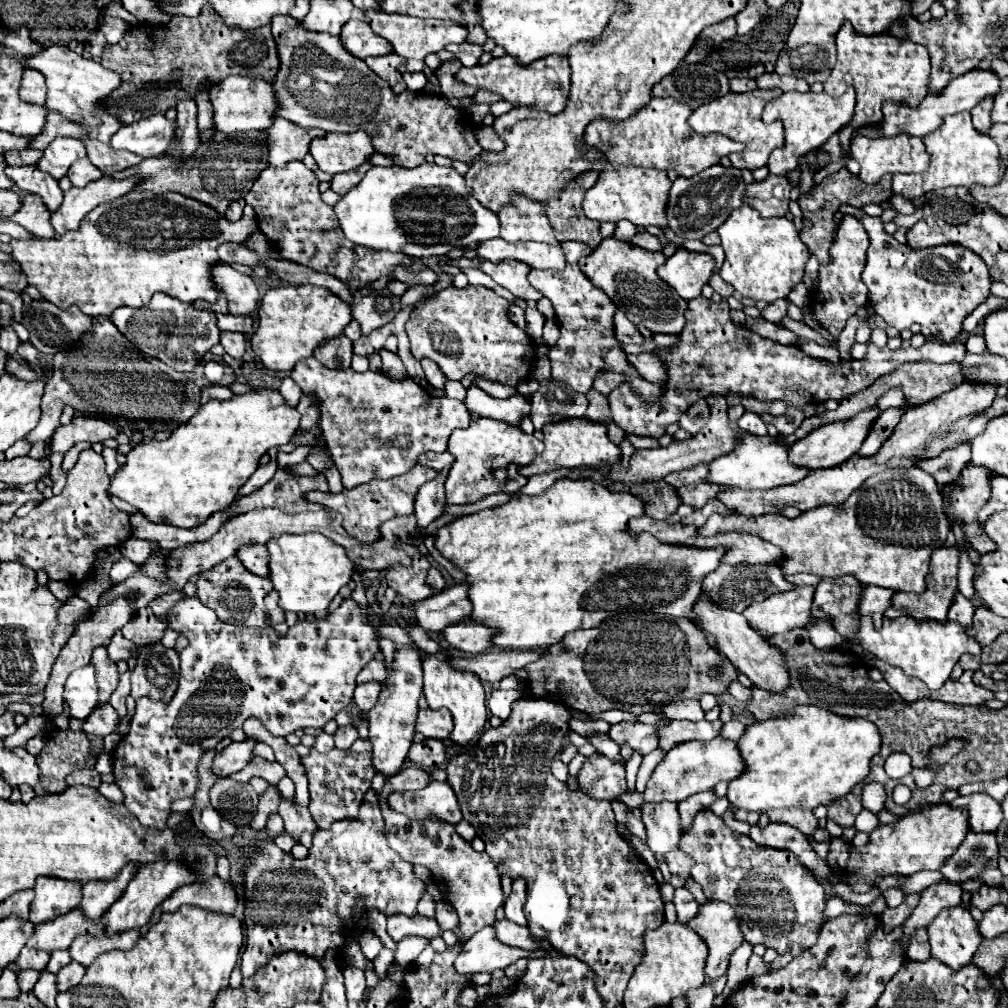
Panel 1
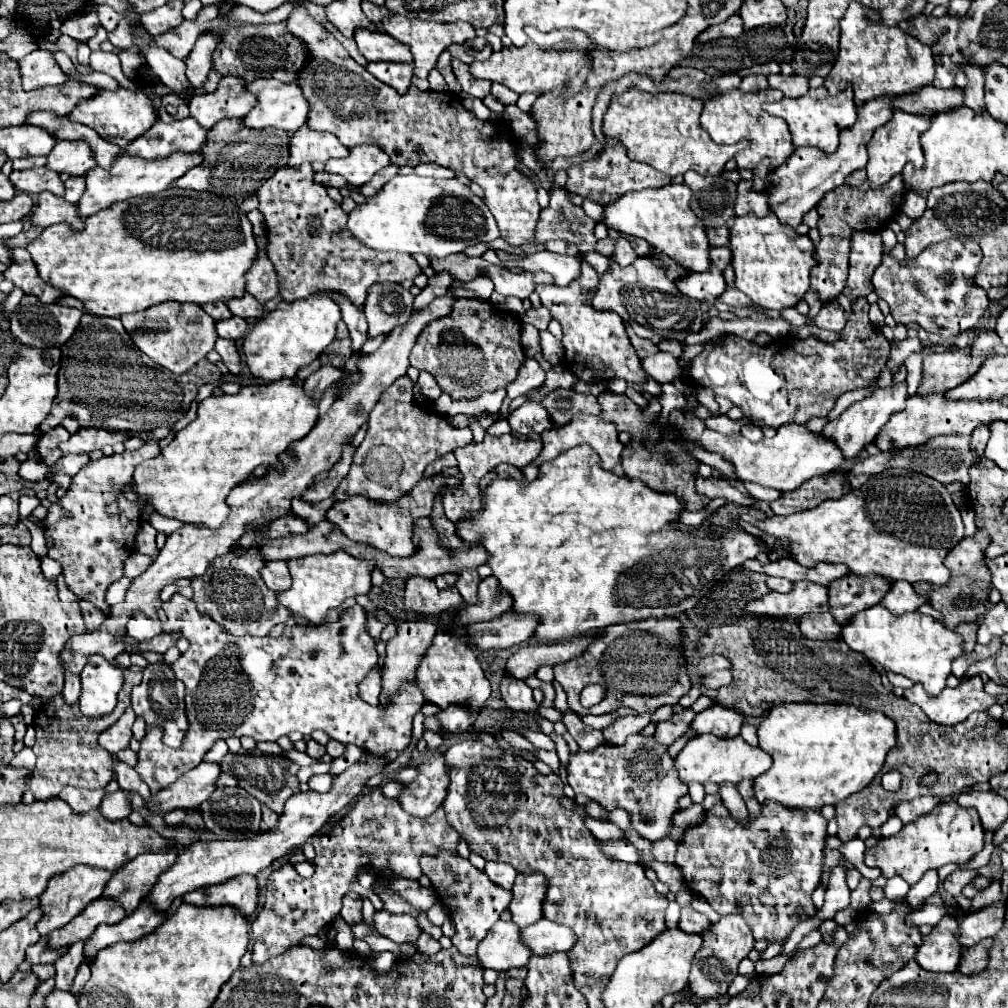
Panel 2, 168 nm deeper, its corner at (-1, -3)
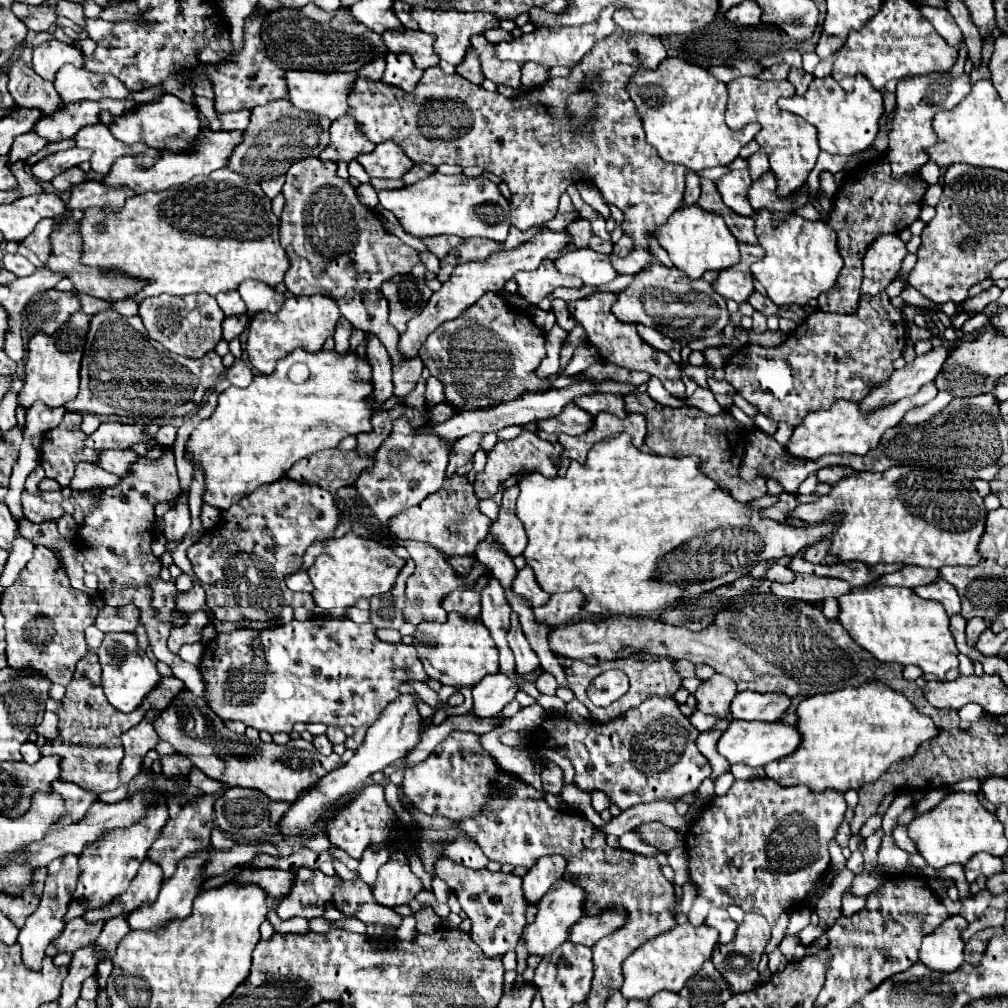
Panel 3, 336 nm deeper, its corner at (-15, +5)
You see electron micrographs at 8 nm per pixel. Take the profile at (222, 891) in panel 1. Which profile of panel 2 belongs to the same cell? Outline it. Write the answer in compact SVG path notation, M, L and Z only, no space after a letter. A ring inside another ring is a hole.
M239 875L225 883L203 887L201 891L187 893L185 903L203 905L203 907L217 907L217 905L233 905L243 915L253 915L259 905L259 883L253 875Z

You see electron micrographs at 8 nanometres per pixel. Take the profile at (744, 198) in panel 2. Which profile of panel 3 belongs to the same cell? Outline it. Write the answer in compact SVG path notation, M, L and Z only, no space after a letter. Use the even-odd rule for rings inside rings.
M749 169L731 171L723 179L717 181L717 189L719 189L725 205L731 207L735 213L745 215L745 217L753 215L753 207L751 207L749 197L747 197L749 185L751 185Z

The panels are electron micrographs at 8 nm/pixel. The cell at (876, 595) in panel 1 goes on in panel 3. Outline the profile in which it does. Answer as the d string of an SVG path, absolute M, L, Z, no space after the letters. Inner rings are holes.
M937 579L937 581L929 583L929 585L915 587L913 591L915 591L919 597L923 597L923 599L935 599L935 601L941 601L943 607L945 607L945 611L947 611L949 615L959 613L959 607L961 607L961 603L959 603L959 595L957 595L955 587L953 587L951 583L947 583L947 581Z

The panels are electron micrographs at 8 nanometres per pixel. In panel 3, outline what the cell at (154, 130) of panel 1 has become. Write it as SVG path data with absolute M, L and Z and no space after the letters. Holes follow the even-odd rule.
M237 111L237 113L219 113L219 123L223 131L243 131L249 123L249 113L251 111Z

